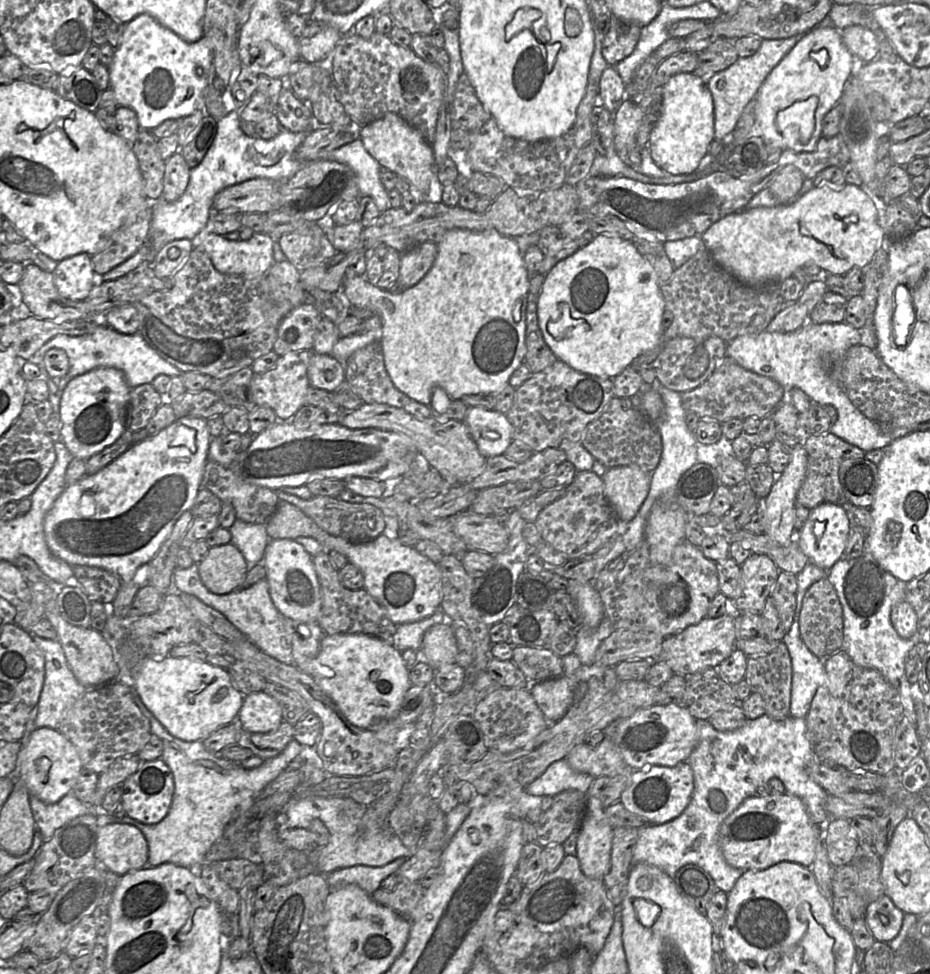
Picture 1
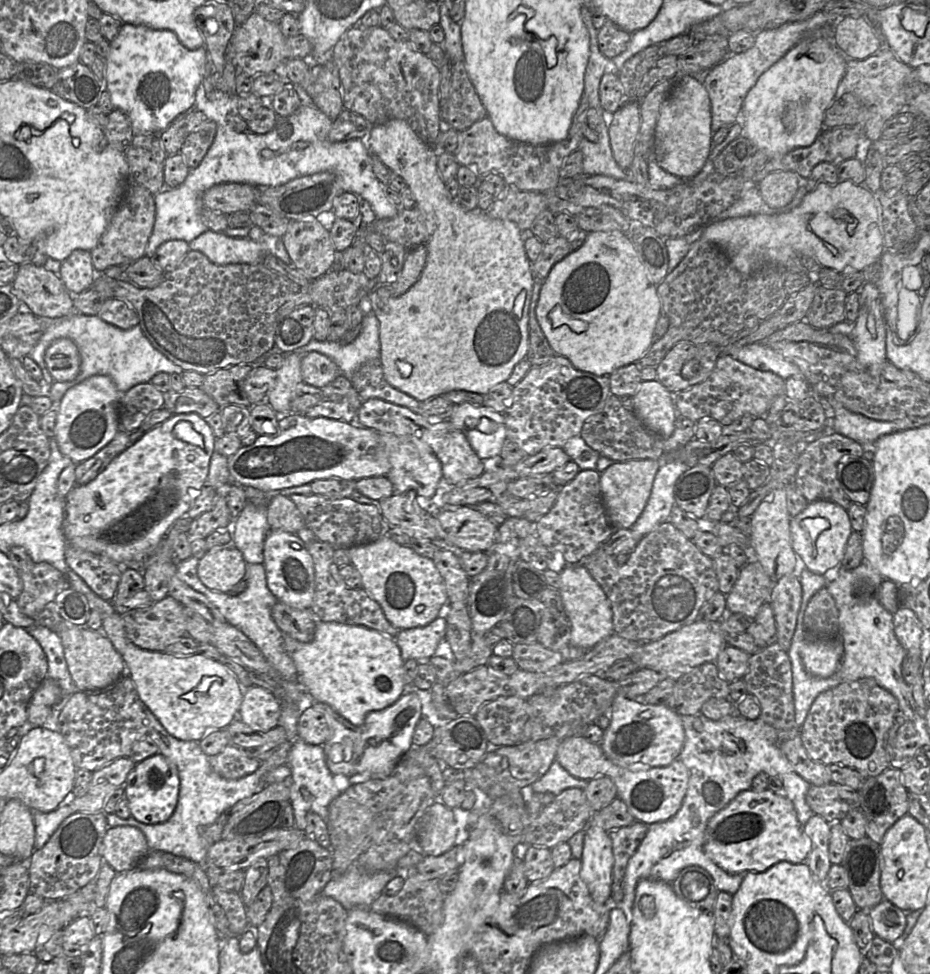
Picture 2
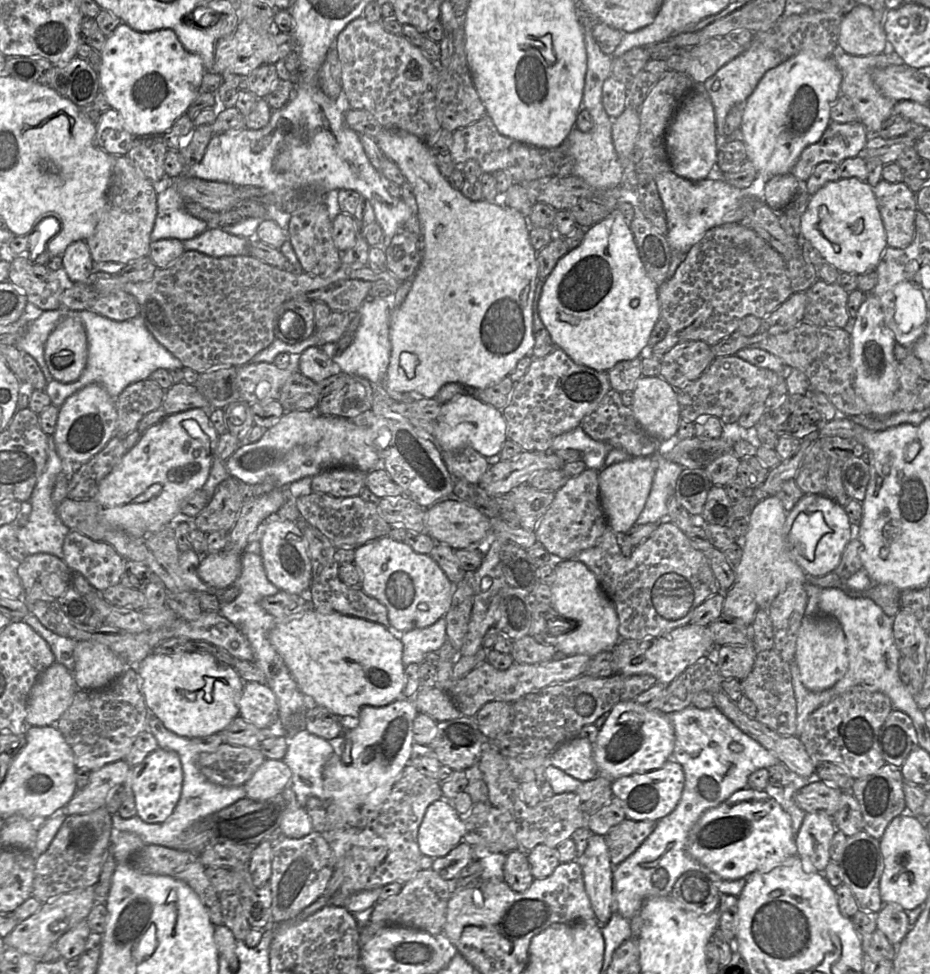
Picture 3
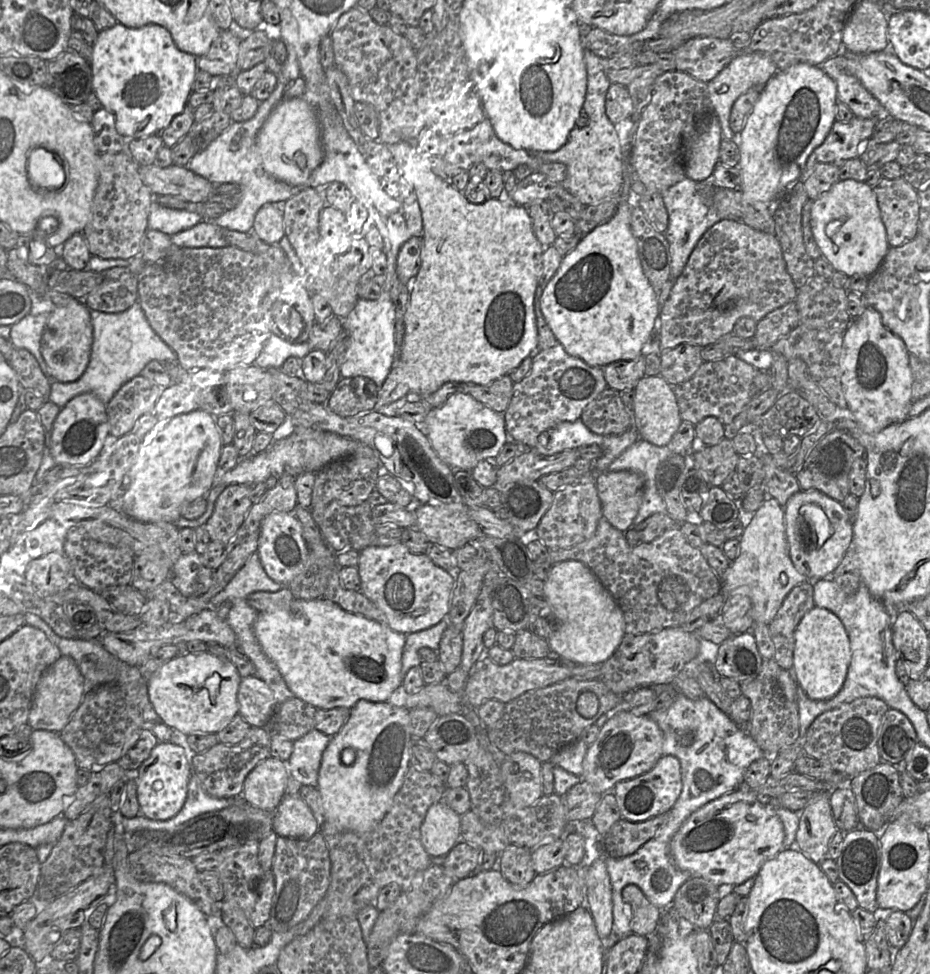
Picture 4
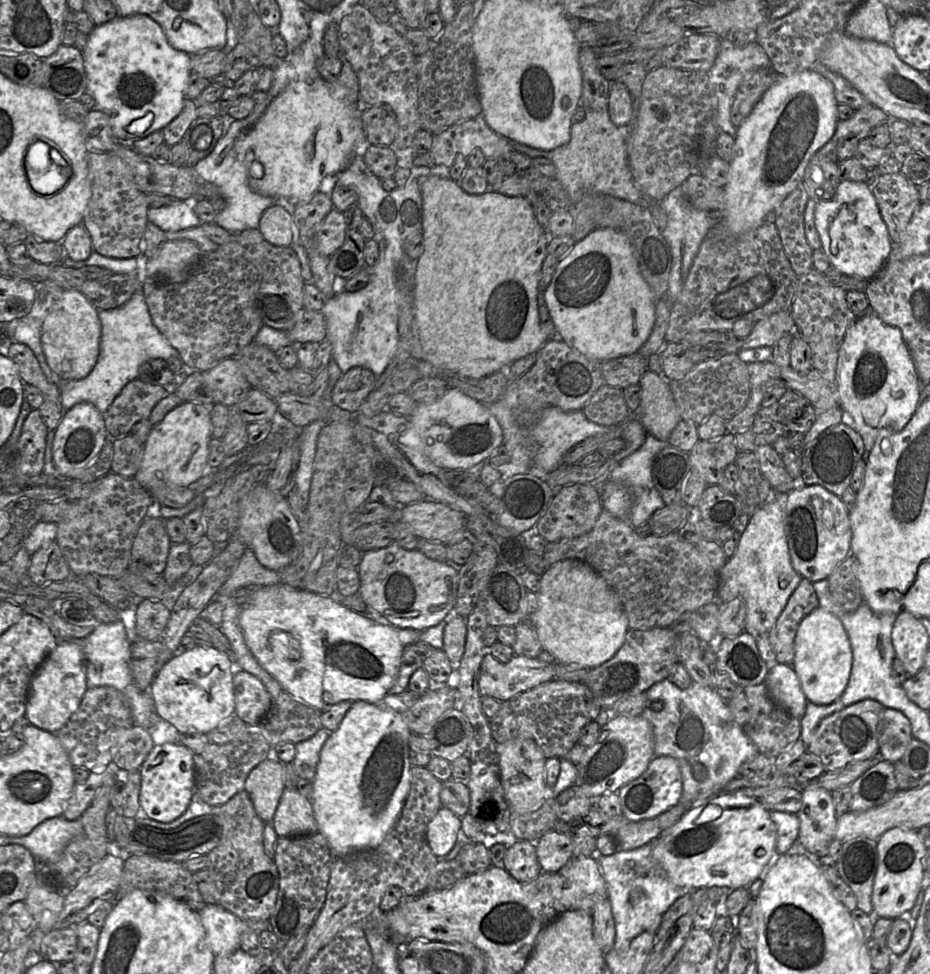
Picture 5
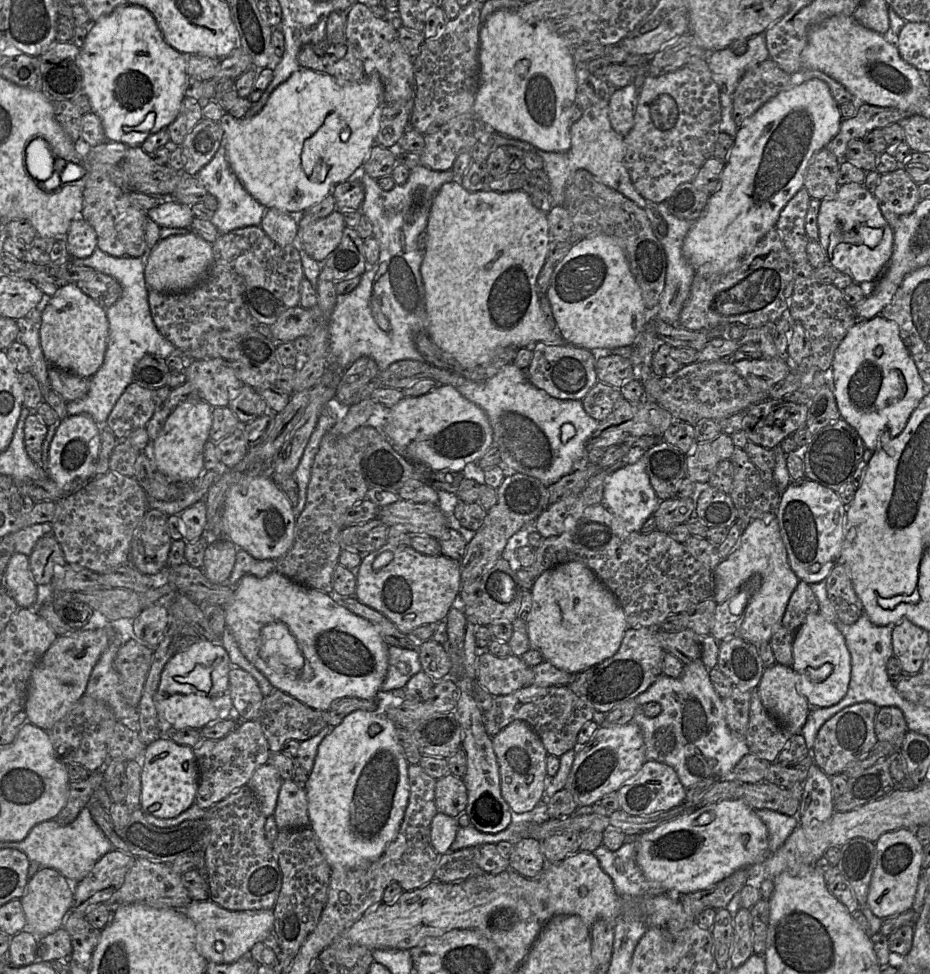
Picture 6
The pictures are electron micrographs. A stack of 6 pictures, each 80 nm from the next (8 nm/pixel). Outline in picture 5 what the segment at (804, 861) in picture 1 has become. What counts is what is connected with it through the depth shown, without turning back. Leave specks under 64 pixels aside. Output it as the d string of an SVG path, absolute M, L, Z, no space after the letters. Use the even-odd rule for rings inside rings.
M721 792L699 807L693 807L673 826L665 830L653 845L654 860L667 873L669 879L683 891L698 888L747 887L756 879L763 879L767 868L777 856L777 828L760 800L743 793Z

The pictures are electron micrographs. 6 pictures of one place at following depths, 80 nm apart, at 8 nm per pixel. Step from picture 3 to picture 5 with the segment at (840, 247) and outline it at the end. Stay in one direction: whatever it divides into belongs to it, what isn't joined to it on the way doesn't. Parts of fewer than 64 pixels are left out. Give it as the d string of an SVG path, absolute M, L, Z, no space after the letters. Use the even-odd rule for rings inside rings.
M840 181L833 198L817 202L814 211L821 250L831 266L842 275L866 281L879 273L894 246L871 190L865 182Z

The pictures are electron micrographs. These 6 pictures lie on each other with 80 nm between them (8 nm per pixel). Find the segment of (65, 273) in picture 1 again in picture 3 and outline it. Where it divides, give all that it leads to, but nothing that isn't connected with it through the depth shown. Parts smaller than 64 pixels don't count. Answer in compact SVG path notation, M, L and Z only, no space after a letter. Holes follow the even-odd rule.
M77 240L71 243L63 256L63 269L73 283L85 281L94 269L90 249L86 240Z

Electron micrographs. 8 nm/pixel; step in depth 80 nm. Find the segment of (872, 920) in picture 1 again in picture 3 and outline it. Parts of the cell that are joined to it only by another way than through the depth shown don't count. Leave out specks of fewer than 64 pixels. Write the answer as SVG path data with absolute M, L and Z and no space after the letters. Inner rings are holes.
M884 904L877 913L877 929L898 946L909 932L908 914L897 904Z

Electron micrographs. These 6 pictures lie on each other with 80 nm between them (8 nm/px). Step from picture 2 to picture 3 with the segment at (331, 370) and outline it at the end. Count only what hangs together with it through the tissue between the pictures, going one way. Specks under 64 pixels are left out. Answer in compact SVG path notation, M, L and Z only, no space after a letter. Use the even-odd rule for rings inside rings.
M311 346L299 355L298 370L315 383L341 372L332 358L317 346Z

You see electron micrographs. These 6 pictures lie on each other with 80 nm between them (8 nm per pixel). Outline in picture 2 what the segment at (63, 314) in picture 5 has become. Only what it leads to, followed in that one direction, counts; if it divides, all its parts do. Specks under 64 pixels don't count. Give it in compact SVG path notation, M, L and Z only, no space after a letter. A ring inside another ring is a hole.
M69 338L55 340L44 355L45 365L53 381L71 381L79 373L81 358L76 344Z

